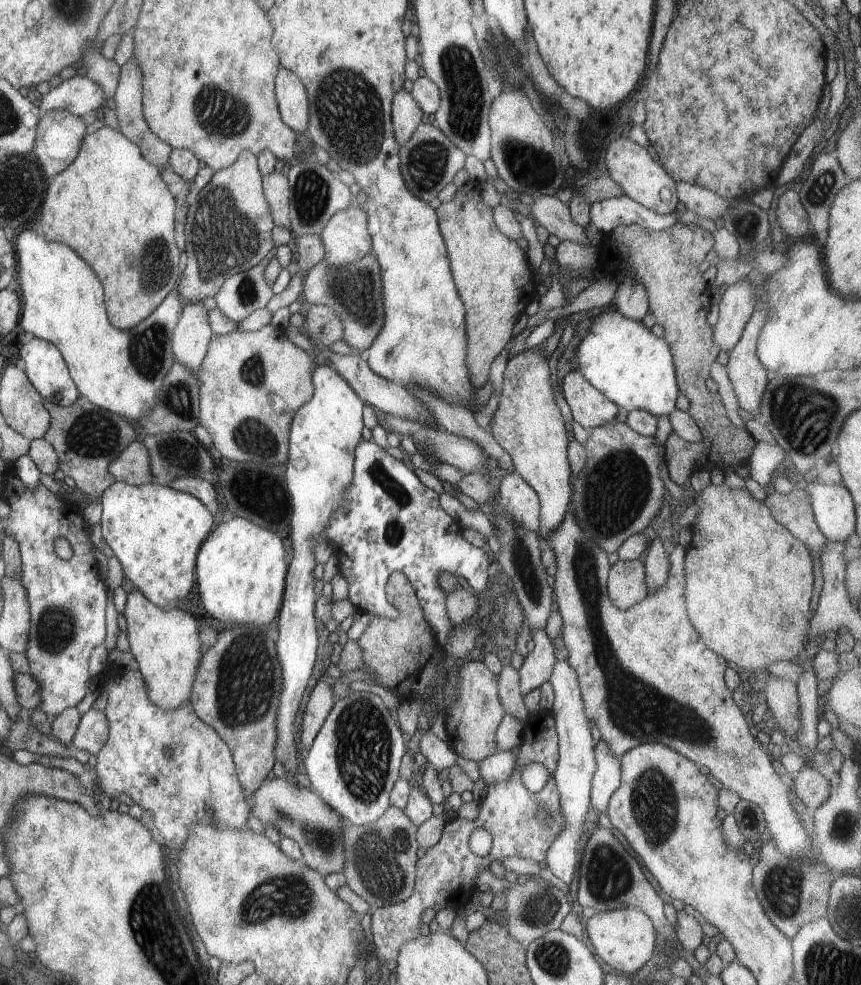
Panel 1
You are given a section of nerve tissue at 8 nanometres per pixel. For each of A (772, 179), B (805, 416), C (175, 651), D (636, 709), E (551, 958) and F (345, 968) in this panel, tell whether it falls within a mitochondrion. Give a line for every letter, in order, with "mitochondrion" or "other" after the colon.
A: other
B: mitochondrion
C: other
D: mitochondrion
E: mitochondrion
F: other

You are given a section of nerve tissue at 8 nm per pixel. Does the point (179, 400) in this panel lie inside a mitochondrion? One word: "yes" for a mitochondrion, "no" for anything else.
yes

